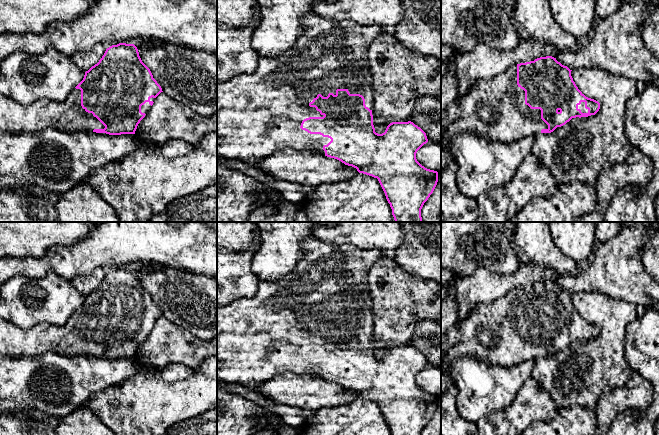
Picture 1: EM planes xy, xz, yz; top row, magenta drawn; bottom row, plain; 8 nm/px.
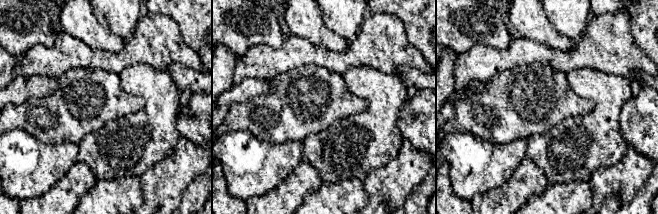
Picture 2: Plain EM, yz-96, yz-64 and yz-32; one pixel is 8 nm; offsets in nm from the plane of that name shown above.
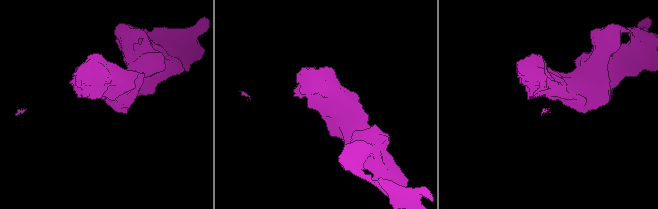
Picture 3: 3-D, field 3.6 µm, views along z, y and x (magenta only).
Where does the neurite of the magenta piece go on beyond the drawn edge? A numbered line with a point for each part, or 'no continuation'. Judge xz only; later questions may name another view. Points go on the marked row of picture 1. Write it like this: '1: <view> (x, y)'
1: xz (257, 114)

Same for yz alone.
1: yz (495, 109)

